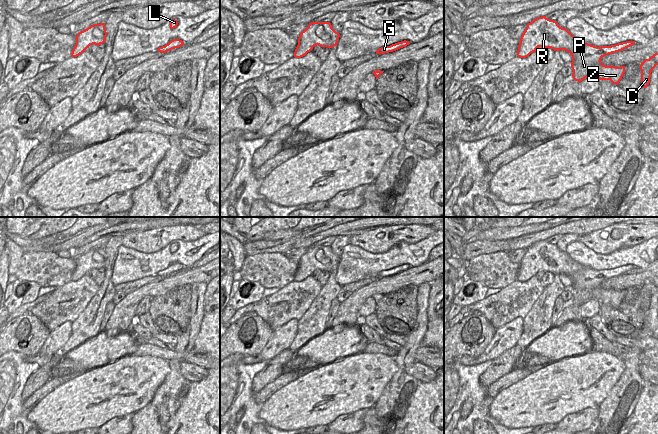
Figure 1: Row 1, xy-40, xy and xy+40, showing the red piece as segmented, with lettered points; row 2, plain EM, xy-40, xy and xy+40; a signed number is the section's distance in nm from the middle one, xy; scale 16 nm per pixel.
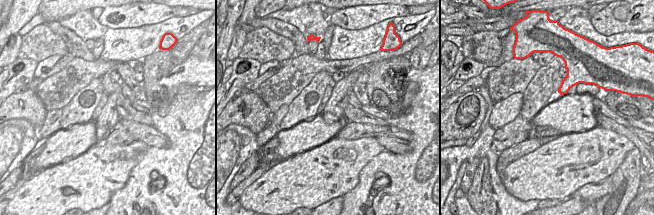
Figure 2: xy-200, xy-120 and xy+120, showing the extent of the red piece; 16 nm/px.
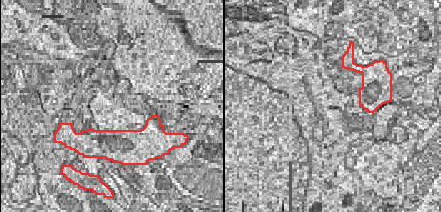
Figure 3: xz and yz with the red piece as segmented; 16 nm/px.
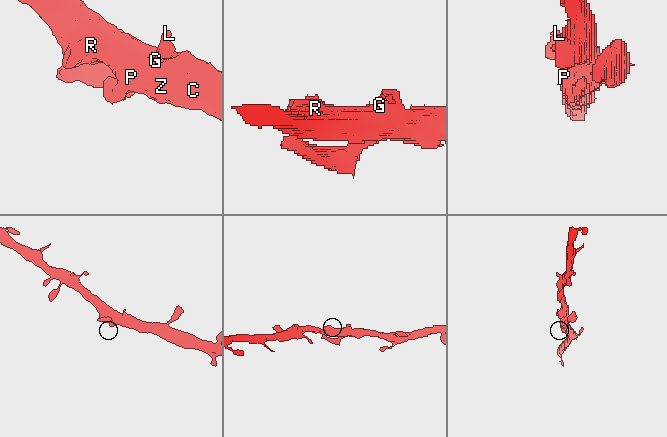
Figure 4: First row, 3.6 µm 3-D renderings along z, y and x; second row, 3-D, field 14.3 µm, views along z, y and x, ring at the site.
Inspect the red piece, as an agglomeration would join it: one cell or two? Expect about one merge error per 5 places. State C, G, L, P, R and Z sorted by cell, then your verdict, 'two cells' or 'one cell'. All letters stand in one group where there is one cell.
C G L P R Z | one cell

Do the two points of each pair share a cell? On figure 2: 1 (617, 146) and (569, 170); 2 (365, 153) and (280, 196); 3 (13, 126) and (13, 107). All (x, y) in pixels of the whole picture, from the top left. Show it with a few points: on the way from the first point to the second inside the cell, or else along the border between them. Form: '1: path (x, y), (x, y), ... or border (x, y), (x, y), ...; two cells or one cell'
1: path (605, 150), (589, 157), (581, 158); one cell
2: path (344, 161), (335, 169), (301, 181); one cell
3: border (10, 119), (26, 119), (34, 130); two cells

